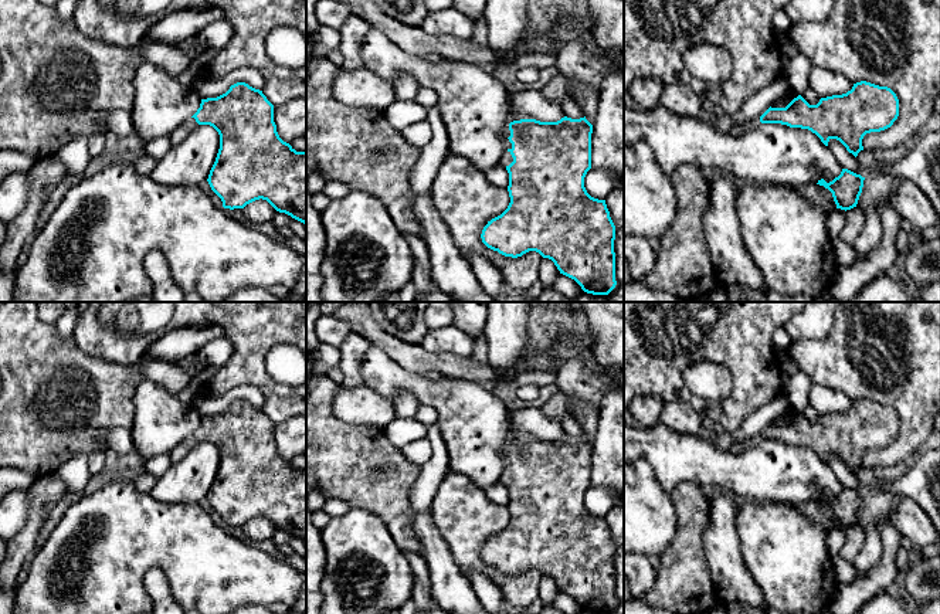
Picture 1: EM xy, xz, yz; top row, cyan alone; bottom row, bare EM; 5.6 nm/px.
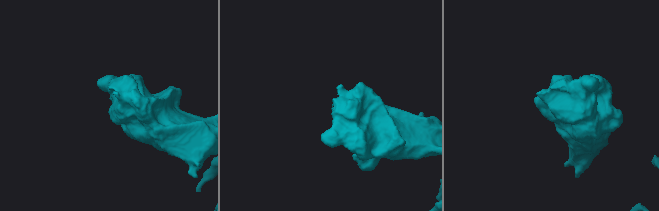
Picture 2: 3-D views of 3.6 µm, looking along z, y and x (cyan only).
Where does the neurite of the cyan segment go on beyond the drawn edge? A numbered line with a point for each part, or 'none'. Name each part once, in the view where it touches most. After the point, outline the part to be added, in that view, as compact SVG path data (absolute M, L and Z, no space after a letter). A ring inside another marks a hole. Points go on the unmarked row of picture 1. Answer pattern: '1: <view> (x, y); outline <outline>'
1: xz (506, 477); outline M506 455L506 468L505 468L505 471L502 474L502 478L500 478L500 481L505 482L505 484L509 484L513 479L513 475L512 475L510 469L509 469L510 467L512 467L512 461Z

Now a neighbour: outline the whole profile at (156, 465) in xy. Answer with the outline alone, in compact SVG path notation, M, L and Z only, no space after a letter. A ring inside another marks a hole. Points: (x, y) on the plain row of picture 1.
M156 455L145 461L142 471L159 478L170 468L170 465L172 461L169 455Z

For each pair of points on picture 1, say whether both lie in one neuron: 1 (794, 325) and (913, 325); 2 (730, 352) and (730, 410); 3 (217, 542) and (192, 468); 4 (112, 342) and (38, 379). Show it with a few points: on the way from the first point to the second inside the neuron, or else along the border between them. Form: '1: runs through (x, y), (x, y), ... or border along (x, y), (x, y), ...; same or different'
1: border along (834, 316), (834, 325), (824, 338), (801, 338); different
2: runs through (740, 366), (740, 396); same
3: border along (163, 502), (197, 504); different
4: border along (71, 338), (87, 353), (119, 365); different

